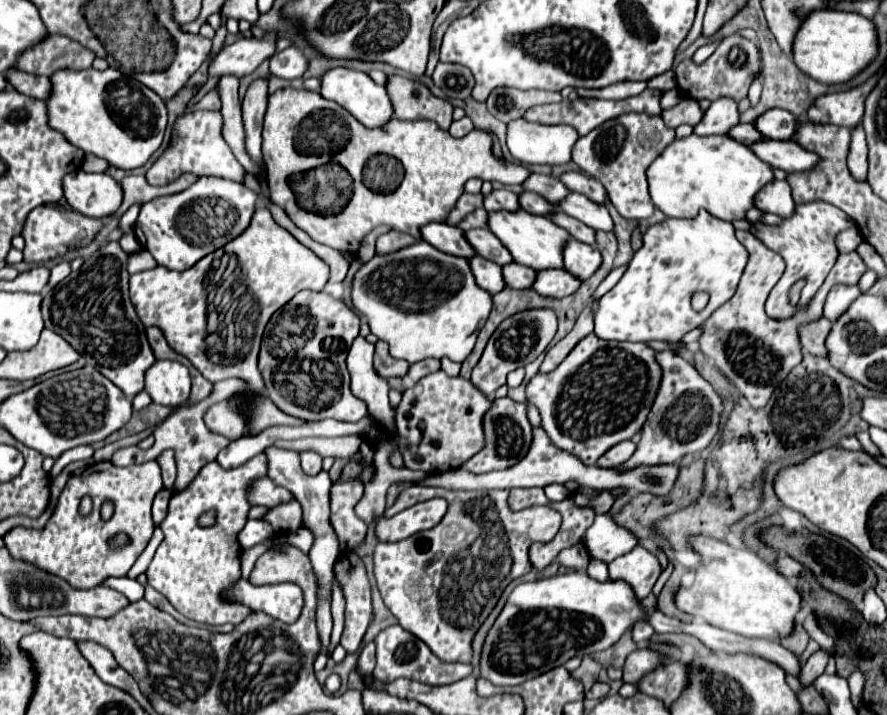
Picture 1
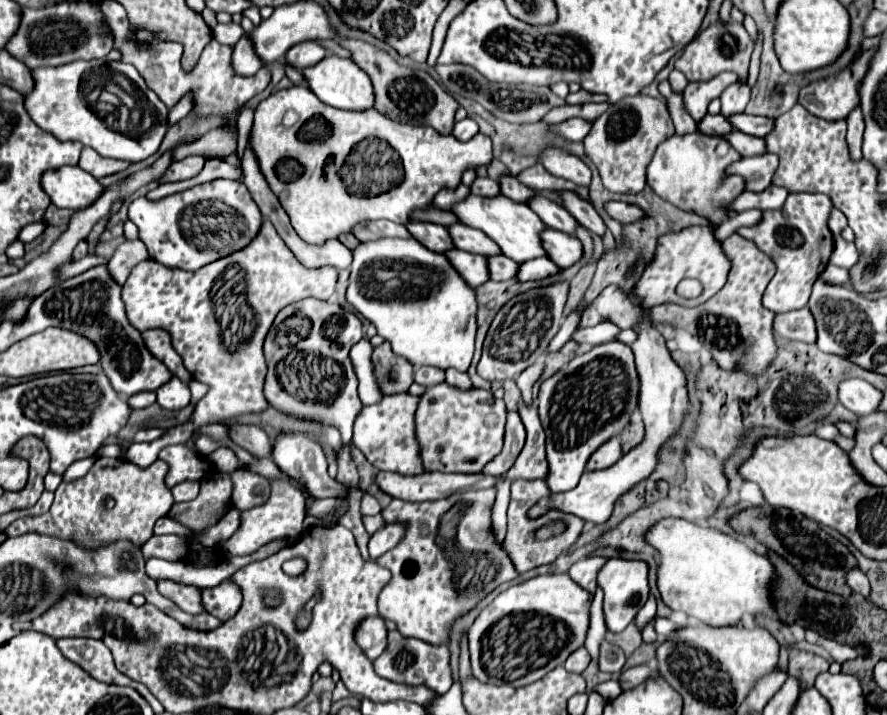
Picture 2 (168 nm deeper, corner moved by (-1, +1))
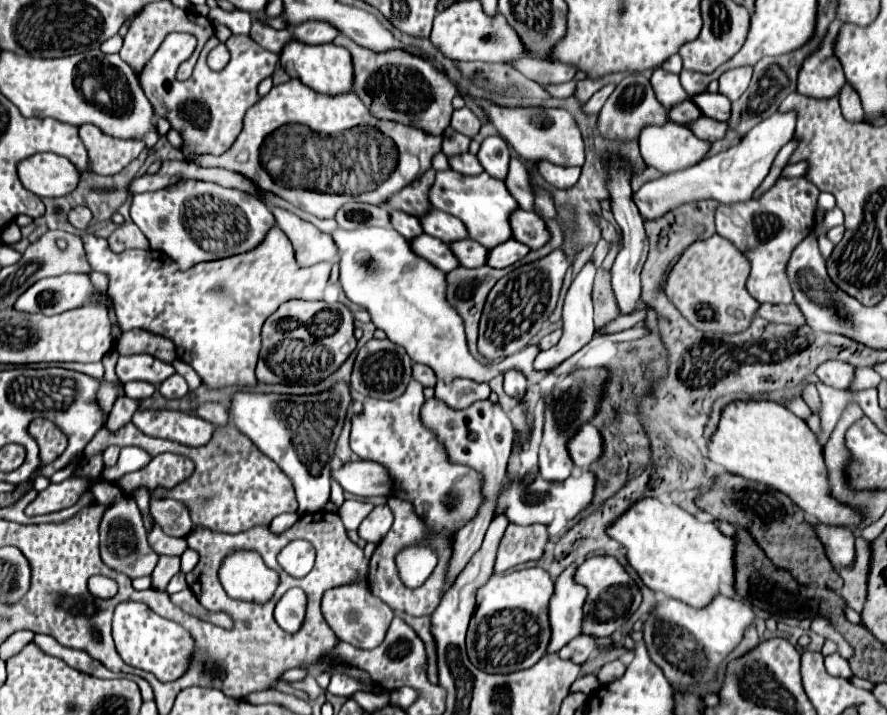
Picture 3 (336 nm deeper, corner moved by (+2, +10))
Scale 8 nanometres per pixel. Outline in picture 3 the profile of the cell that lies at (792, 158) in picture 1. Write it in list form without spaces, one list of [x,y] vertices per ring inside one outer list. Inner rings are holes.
[[[700,117],[700,119],[692,121],[688,127],[694,131],[694,135],[698,135],[698,137],[702,137],[706,141],[712,141],[712,143],[718,141],[718,139],[724,139],[728,129],[730,129],[726,123],[714,121],[710,117]]]

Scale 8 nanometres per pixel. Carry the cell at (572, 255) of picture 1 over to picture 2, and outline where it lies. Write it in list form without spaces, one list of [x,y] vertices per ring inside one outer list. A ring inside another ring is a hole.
[[[547,228],[539,236],[541,236],[541,244],[547,252],[547,258],[553,260],[559,268],[569,268],[583,254],[581,242],[565,232],[557,232],[557,230]]]

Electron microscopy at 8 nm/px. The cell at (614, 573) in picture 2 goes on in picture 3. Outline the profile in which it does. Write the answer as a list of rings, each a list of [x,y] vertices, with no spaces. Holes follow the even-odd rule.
[[[594,555],[586,559],[574,577],[578,583],[588,587],[588,597],[584,605],[584,633],[596,635],[596,637],[610,637],[616,629],[620,629],[632,613],[640,607],[642,593],[636,585],[636,581],[628,575],[628,571],[618,563],[616,557],[608,555]]]

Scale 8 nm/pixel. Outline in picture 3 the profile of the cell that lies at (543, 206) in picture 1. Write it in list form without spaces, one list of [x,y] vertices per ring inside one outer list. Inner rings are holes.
[[[502,137],[484,139],[478,151],[478,161],[482,163],[488,175],[504,181],[508,177],[508,167],[510,167],[510,153],[506,141]]]

